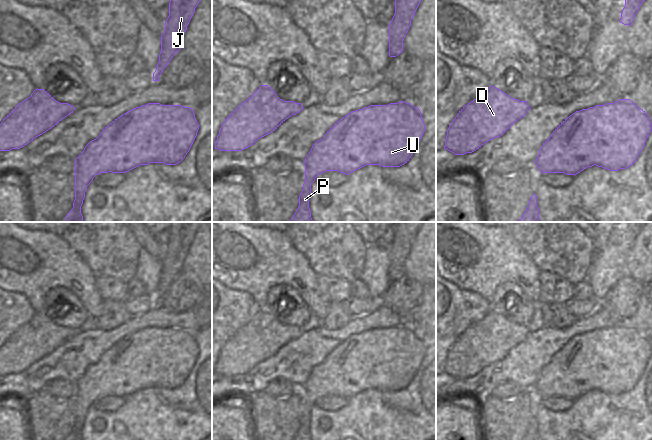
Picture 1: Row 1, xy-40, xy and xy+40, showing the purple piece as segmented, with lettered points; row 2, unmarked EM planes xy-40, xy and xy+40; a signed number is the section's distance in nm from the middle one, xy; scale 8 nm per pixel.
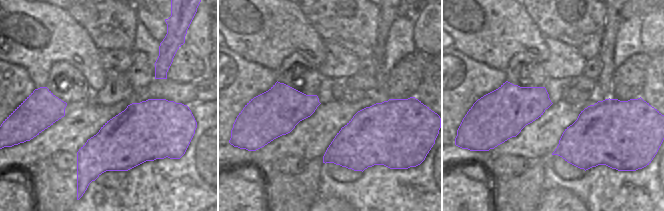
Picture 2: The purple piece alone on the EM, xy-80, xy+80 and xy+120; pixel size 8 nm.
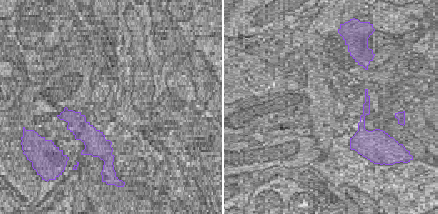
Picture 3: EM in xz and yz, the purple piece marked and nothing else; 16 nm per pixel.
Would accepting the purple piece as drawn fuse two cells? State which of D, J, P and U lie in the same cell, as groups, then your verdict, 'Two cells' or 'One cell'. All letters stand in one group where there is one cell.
Groups: D J P U. One cell

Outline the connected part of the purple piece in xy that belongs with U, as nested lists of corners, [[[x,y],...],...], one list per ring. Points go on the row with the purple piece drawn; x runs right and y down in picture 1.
[[[405,101],[388,105],[370,105],[348,113],[337,121],[322,139],[313,144],[305,158],[305,182],[299,196],[299,206],[289,222],[313,222],[309,198],[311,184],[318,175],[326,171],[338,171],[349,175],[366,165],[400,167],[409,161],[424,132],[425,124],[421,111]]]

